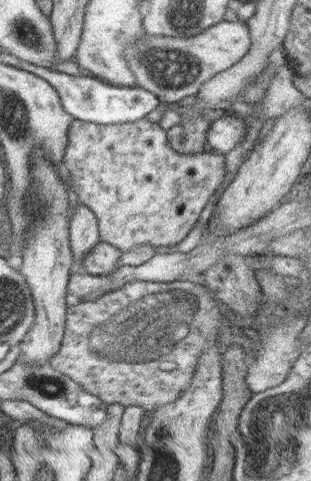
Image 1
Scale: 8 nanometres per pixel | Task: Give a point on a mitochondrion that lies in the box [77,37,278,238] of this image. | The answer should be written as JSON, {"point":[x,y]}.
{"point":[175,71]}

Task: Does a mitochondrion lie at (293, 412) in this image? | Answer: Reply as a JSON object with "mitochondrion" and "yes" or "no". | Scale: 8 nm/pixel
{"mitochondrion":"yes"}

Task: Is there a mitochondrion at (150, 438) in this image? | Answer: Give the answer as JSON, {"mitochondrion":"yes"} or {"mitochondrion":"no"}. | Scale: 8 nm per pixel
{"mitochondrion":"no"}

